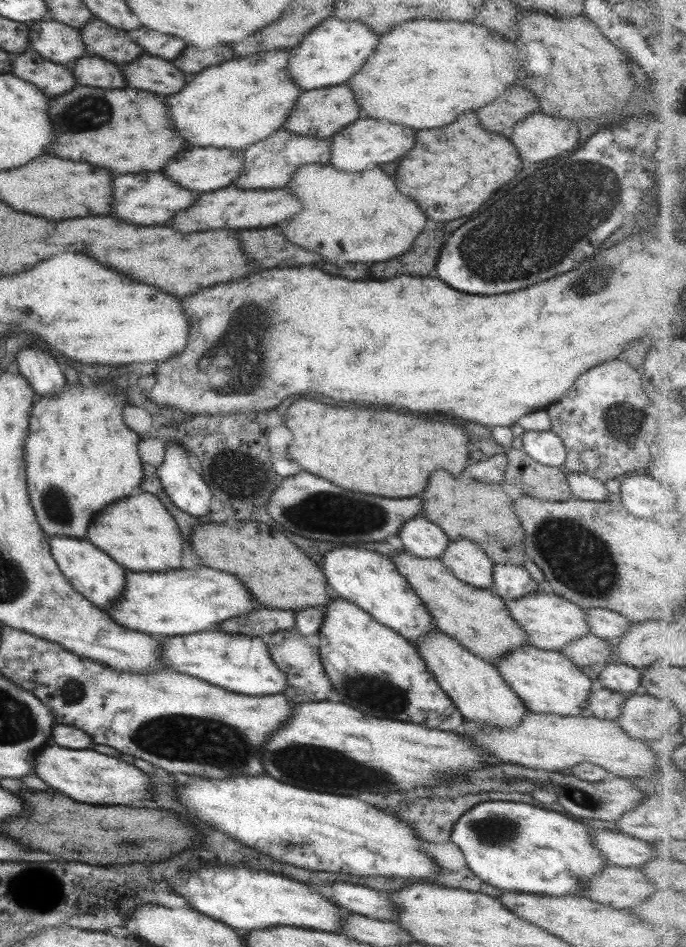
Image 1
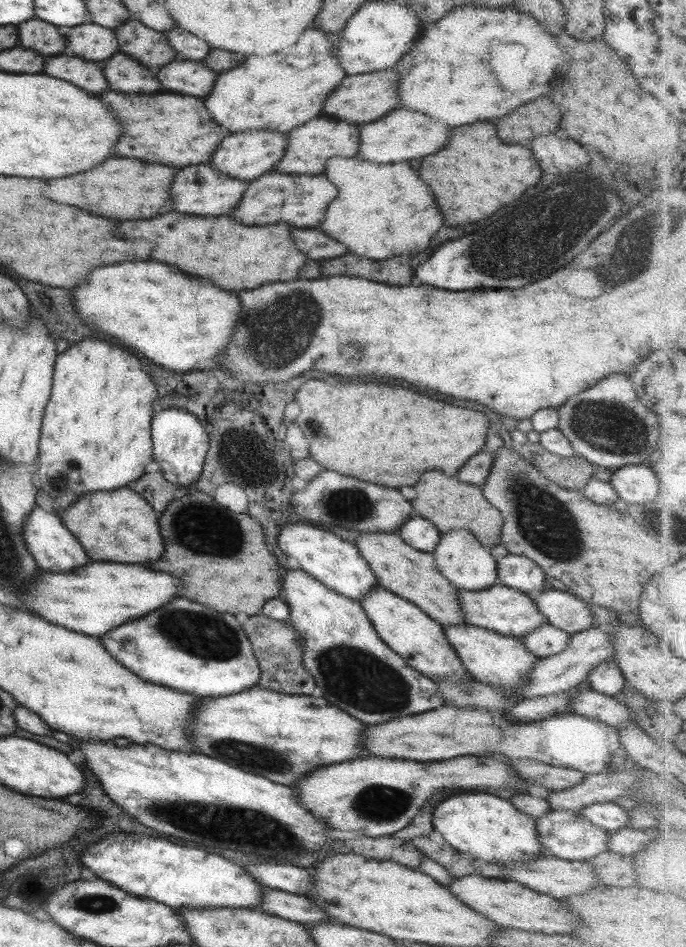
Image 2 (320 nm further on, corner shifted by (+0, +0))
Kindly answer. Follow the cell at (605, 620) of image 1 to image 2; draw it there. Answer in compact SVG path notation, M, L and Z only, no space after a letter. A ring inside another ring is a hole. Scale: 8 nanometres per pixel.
M545 590L532 594L533 605L547 624L572 635L591 626L592 614L587 604L571 593Z

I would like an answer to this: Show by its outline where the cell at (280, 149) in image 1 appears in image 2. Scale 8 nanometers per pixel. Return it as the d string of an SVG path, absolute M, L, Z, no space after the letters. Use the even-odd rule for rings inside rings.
M316 117L296 126L286 133L288 143L283 157L275 165L273 171L281 174L315 175L325 170L326 162L331 156L351 158L357 154L360 126L345 124L327 117Z

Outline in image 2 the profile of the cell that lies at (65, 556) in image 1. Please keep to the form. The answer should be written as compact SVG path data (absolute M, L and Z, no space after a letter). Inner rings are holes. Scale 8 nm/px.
M35 506L27 518L23 520L23 544L27 548L27 552L31 554L31 558L35 560L37 569L47 572L71 572L79 566L83 566L87 562L87 556L83 554L83 548L79 546L79 542L63 528L61 520L51 514L51 512L45 512L43 508Z

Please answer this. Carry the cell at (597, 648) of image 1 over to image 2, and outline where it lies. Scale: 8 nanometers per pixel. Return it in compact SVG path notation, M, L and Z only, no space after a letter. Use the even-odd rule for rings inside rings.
M550 624L536 626L530 633L518 638L527 652L538 658L545 658L563 652L569 644L570 635Z

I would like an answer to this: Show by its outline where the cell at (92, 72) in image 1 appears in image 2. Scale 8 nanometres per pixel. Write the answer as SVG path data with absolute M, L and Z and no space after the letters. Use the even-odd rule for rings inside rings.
M115 53L102 62L101 67L109 84L108 90L145 94L155 92L162 86L155 76L155 70L150 71L148 67L139 64L125 53Z

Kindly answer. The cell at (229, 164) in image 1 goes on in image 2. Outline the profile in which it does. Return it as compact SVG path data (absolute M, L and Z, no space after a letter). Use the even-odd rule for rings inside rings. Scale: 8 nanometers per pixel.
M263 129L244 130L243 132L228 133L219 143L219 148L211 156L211 168L219 170L221 174L226 174L231 178L251 181L263 173L273 171L279 159L285 152L288 136L279 131L268 131Z

